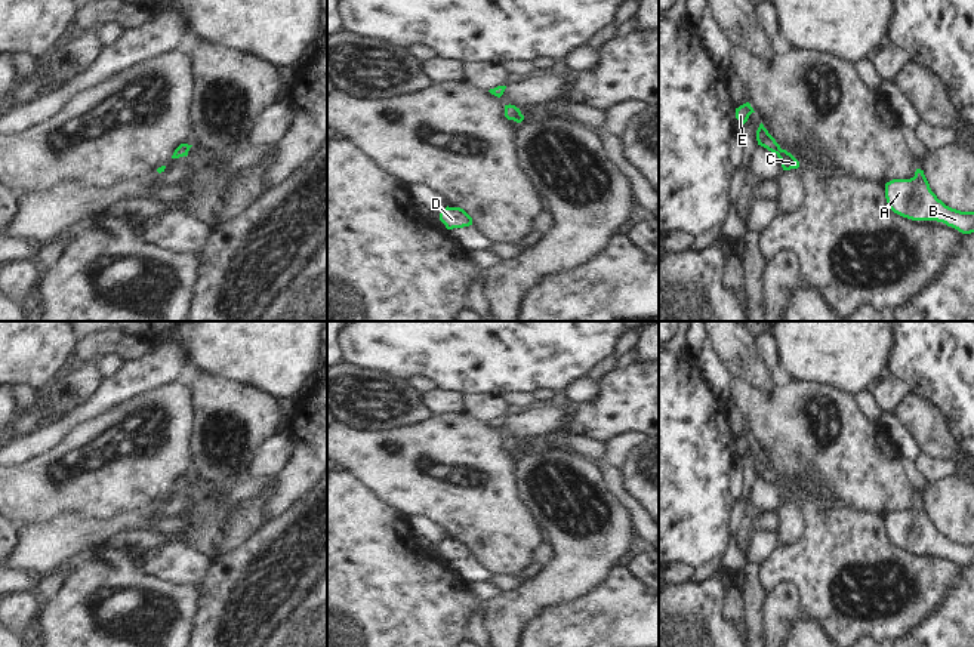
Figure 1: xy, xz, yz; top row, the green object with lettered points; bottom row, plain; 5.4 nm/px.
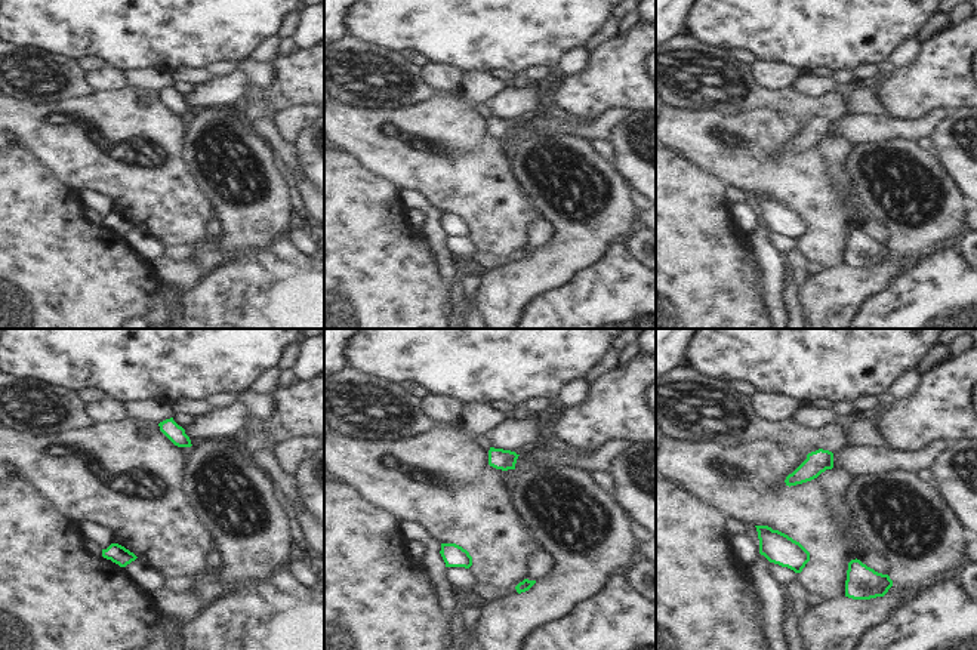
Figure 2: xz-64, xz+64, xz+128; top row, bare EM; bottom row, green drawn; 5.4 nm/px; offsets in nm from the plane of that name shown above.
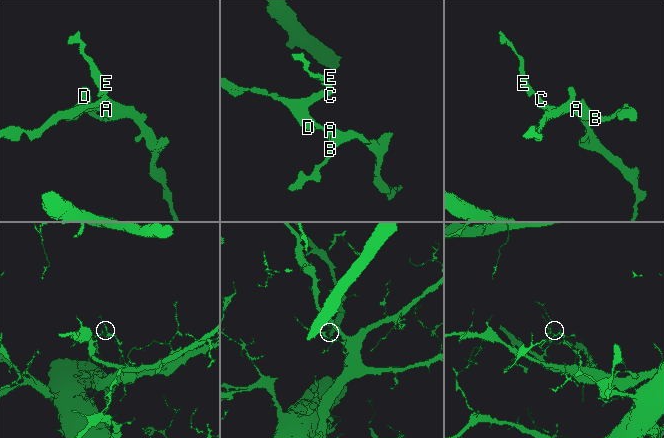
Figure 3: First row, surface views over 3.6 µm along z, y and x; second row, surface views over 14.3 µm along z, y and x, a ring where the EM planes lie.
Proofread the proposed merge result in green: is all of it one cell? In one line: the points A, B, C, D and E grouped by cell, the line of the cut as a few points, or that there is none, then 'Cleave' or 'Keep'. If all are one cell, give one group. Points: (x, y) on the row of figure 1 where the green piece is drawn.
Groups: A B C D E. No split. Keep.

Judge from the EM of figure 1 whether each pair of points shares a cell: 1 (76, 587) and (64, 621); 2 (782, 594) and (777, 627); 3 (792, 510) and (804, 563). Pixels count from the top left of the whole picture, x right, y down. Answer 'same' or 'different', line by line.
1: same
2: same
3: different

